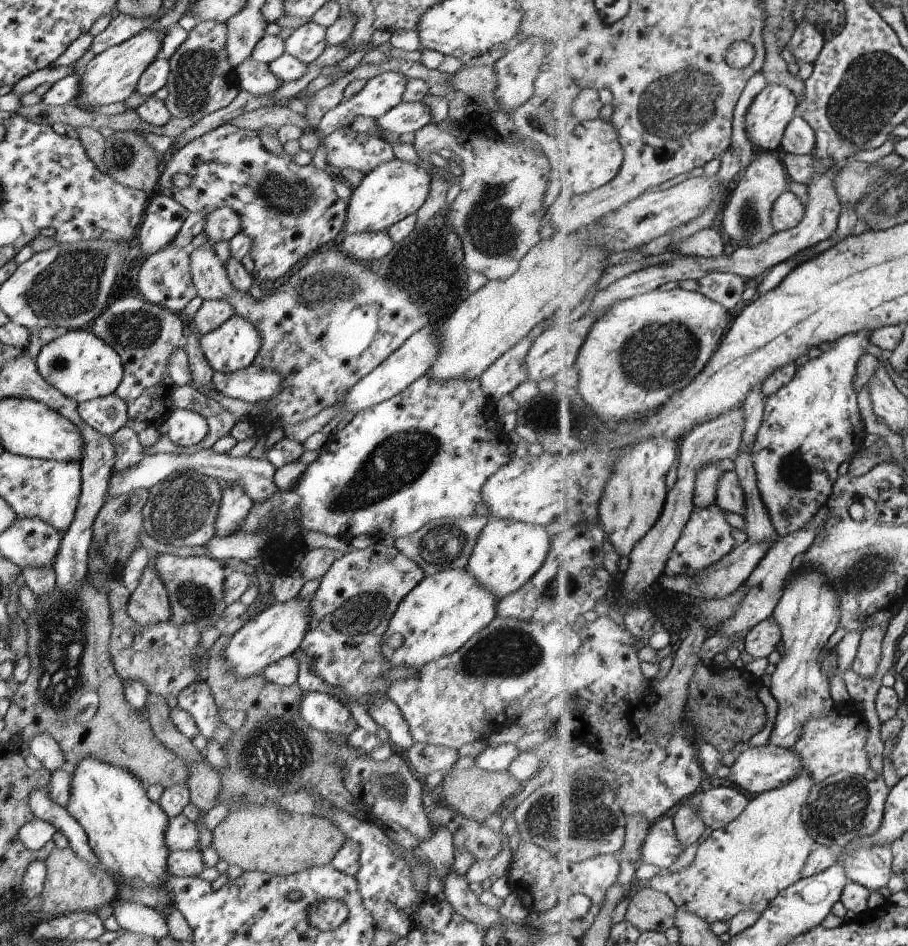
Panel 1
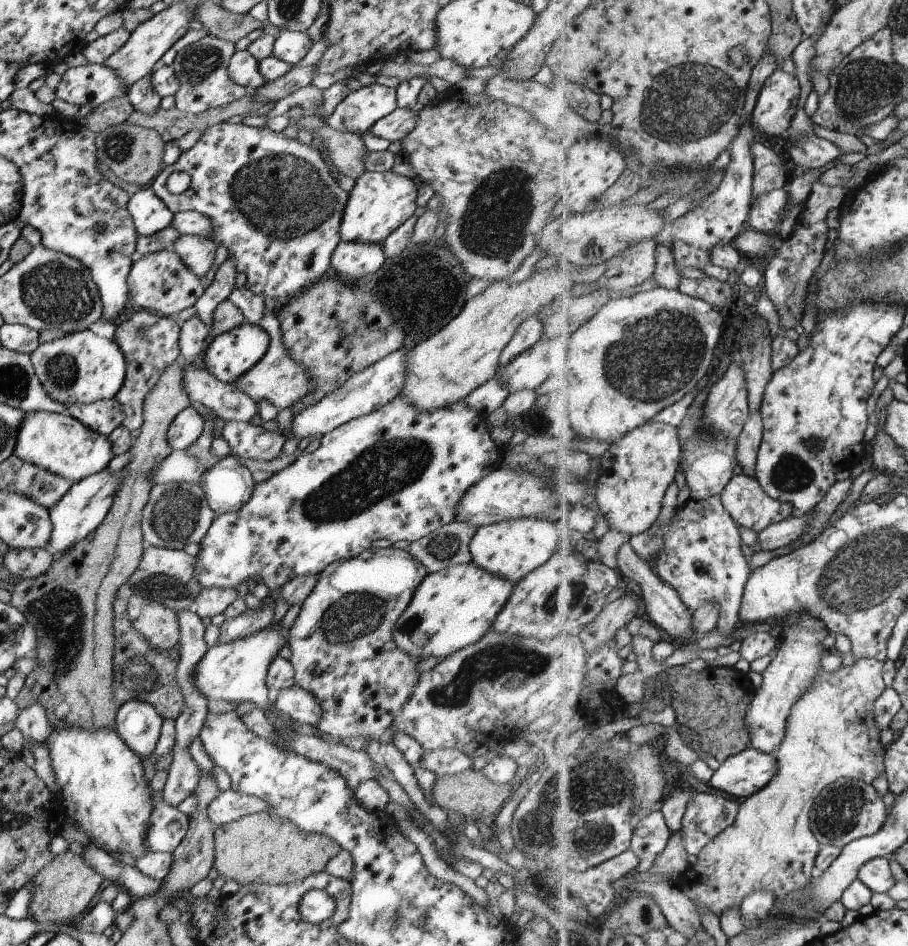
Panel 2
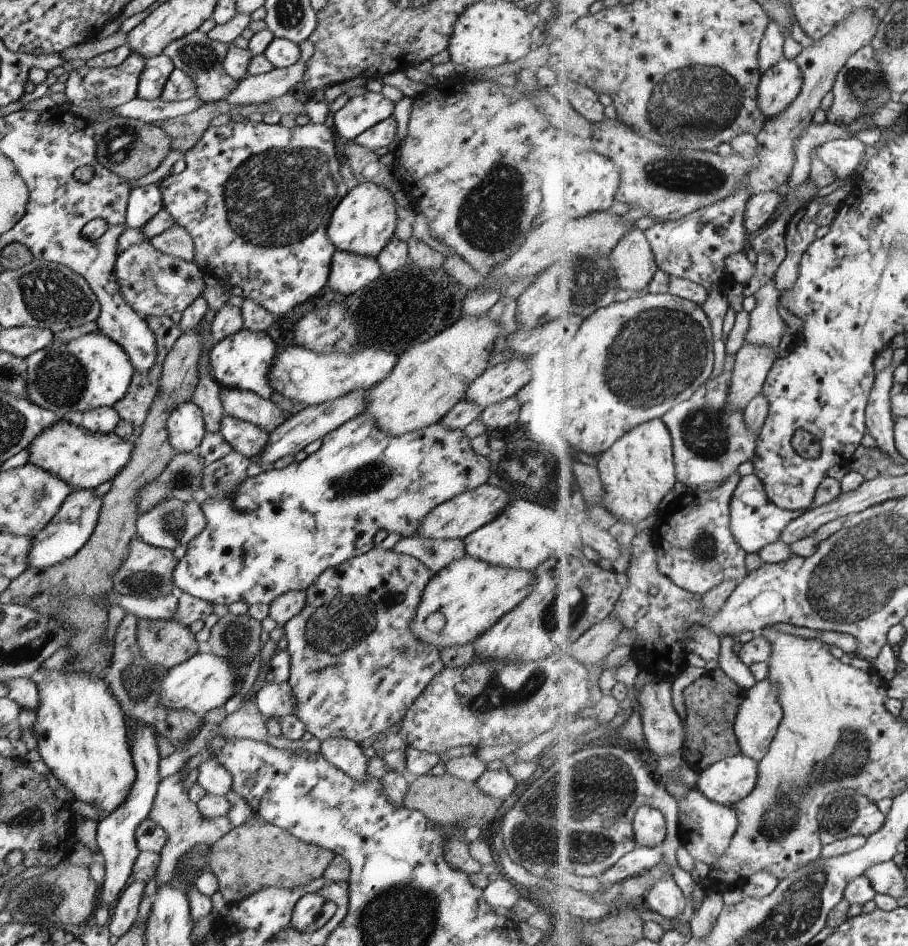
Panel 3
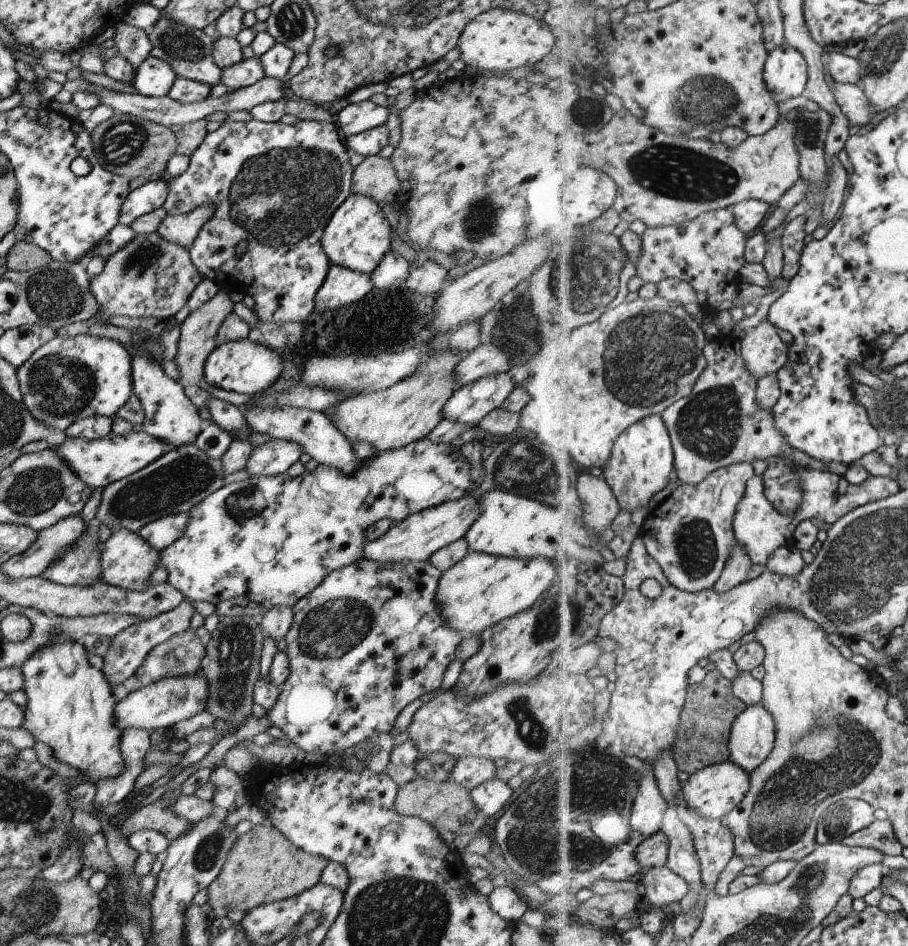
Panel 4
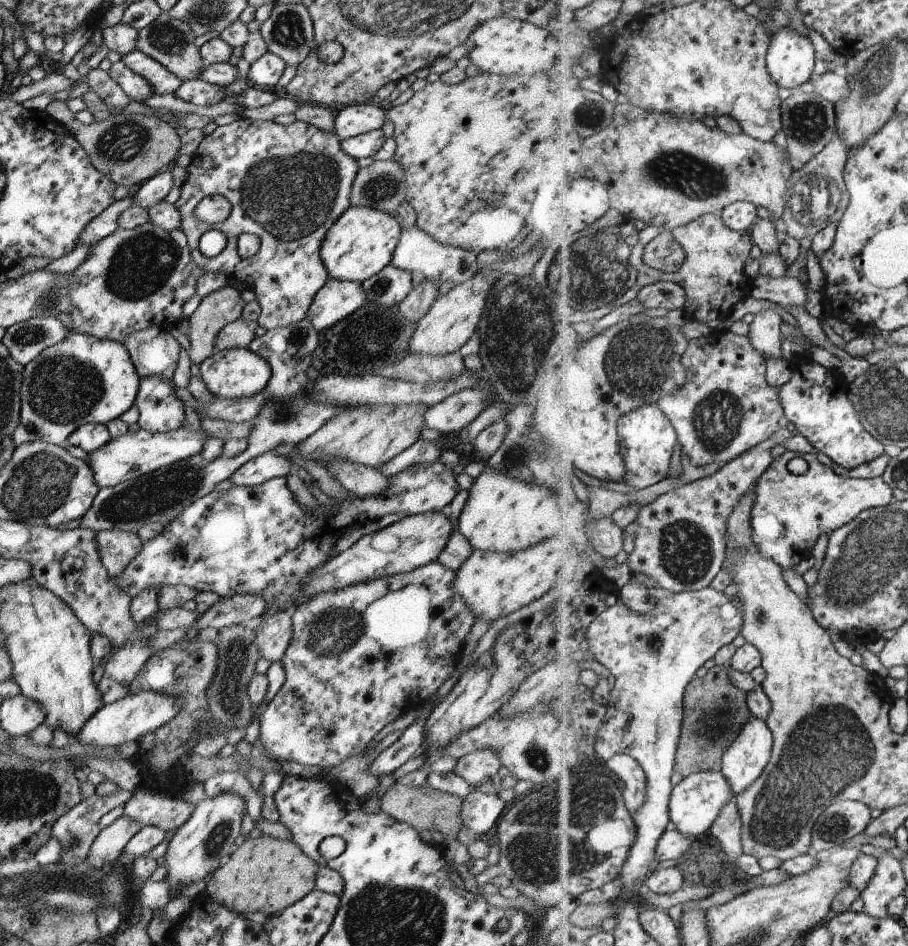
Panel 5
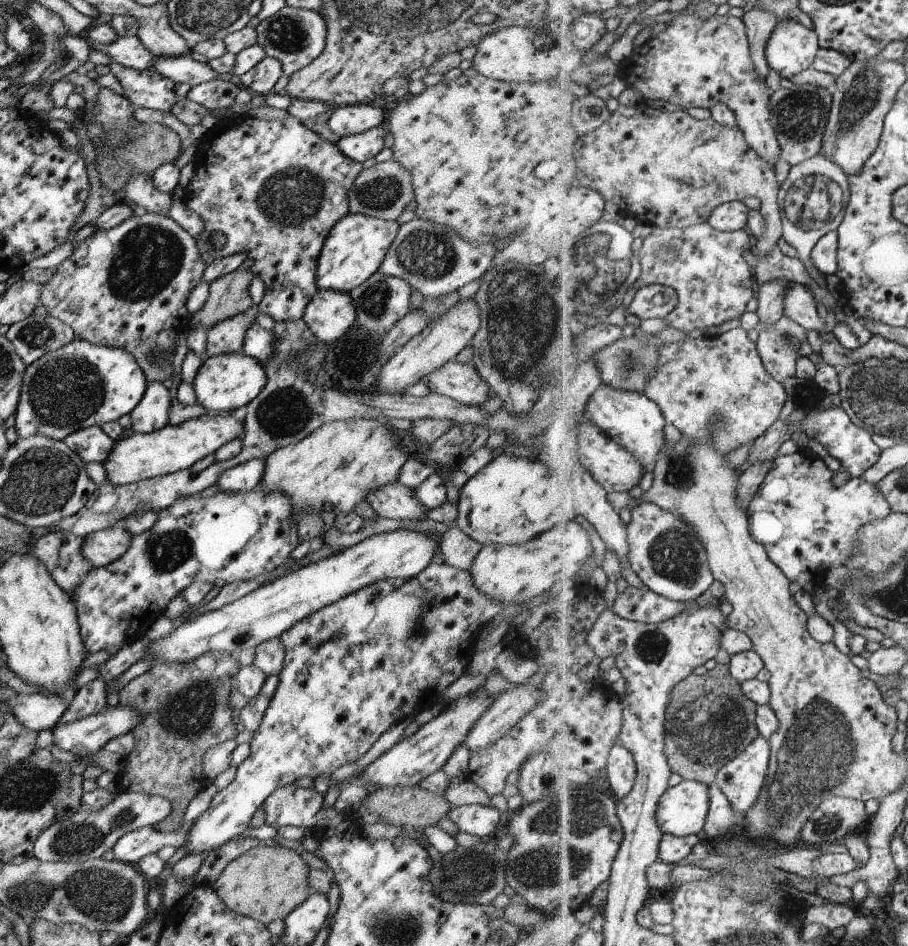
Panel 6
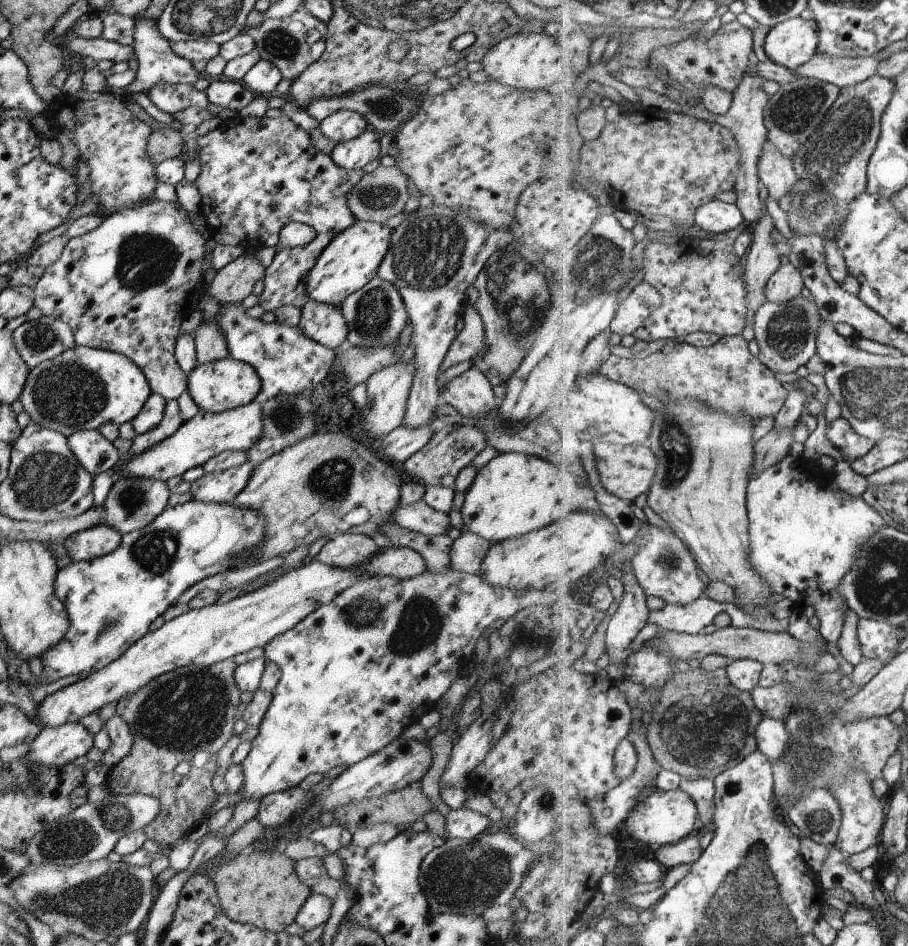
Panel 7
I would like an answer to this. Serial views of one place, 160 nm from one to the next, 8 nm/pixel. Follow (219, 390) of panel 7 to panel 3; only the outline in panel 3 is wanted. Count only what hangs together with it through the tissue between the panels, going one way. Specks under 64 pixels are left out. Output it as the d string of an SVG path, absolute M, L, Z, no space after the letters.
M242 328L223 340L213 343L207 354L209 376L221 388L250 391L263 400L270 400L272 389L267 382L271 362L277 356L277 345L266 332L251 332Z

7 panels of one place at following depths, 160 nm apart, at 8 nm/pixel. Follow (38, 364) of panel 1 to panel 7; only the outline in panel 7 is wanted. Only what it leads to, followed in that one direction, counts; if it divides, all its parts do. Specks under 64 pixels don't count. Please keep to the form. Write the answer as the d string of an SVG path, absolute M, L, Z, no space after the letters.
M73 345L55 358L44 360L30 368L18 399L31 422L66 437L80 430L96 429L103 423L120 425L130 422L151 393L144 374L126 356L107 349Z

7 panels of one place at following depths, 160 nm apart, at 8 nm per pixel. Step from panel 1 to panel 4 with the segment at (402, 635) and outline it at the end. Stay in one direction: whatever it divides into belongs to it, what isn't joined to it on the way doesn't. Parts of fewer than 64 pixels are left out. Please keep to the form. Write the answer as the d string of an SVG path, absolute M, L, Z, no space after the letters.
M469 550L462 560L441 573L435 592L439 618L463 636L479 635L485 628L531 607L551 580L553 565L542 557L527 560Z

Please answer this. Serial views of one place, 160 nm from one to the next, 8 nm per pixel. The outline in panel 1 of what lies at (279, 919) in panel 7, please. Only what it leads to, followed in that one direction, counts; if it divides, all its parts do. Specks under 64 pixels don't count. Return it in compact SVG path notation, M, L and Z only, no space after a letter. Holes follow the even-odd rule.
M219 636L209 650L207 650L207 666L204 670L204 682L209 688L209 694L217 709L224 710L245 710L253 702L253 706L245 712L245 724L237 730L231 732L231 738L225 748L225 762L227 767L223 771L218 771L221 776L221 791L217 796L217 803L227 803L231 799L235 800L234 807L228 813L223 822L219 822L212 831L212 842L210 848L213 849L219 860L227 865L237 866L241 871L263 872L263 874L273 874L273 876L288 876L297 872L313 868L330 865L331 858L335 856L337 850L346 842L345 836L339 832L339 828L321 818L320 816L309 814L293 814L277 806L278 796L290 794L297 791L297 786L323 786L323 784L341 784L342 776L337 768L337 760L342 757L343 751L337 744L333 744L323 731L307 725L299 718L299 698L304 692L294 683L291 686L271 686L265 684L263 678L237 678L231 672L230 666L225 664L223 658L223 648L227 646L230 636ZM253 686L253 688L249 688ZM259 686L259 692L257 688ZM239 796L244 796L244 802L236 808Z

